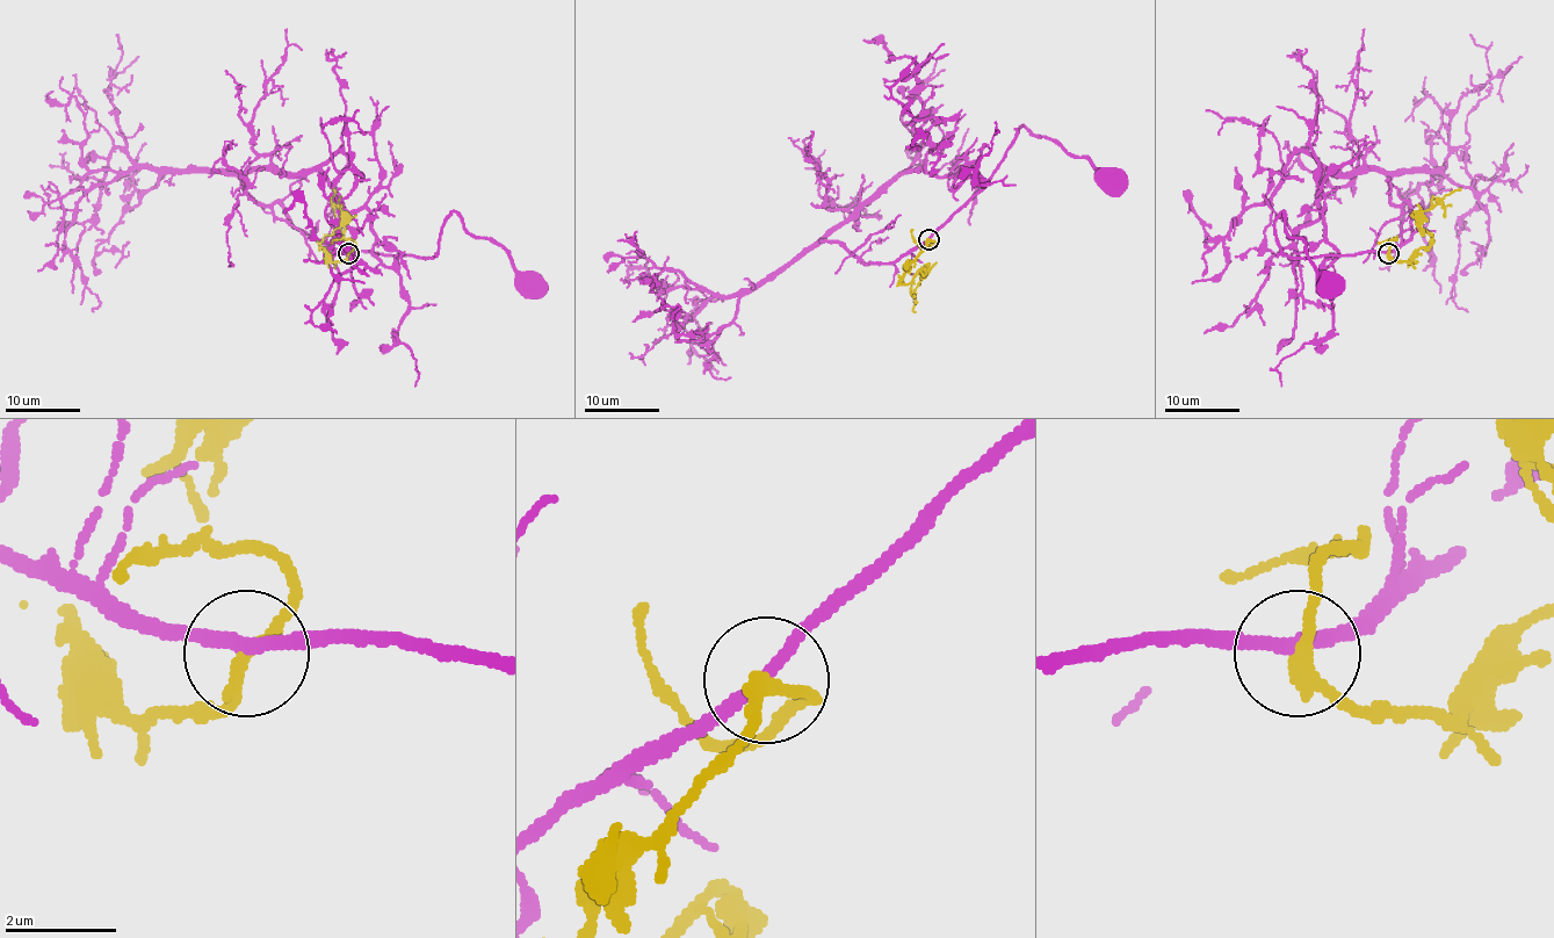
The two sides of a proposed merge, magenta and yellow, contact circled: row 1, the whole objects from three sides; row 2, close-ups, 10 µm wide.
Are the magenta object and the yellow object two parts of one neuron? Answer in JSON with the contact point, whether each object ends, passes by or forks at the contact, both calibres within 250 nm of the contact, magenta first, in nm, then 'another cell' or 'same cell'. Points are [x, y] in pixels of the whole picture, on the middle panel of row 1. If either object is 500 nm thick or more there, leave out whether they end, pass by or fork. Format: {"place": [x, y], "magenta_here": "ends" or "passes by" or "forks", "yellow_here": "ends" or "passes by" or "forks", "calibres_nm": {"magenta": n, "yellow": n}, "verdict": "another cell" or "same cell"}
{"place": [929, 239], "magenta_here": "passes by", "yellow_here": "passes by", "calibres_nm": {"magenta": 220, "yellow": 220}, "verdict": "another cell"}

